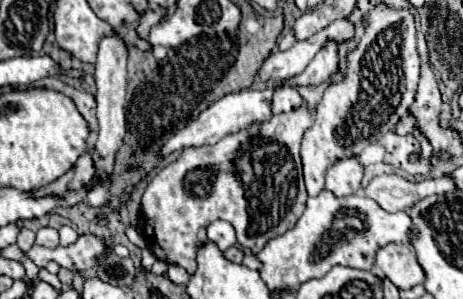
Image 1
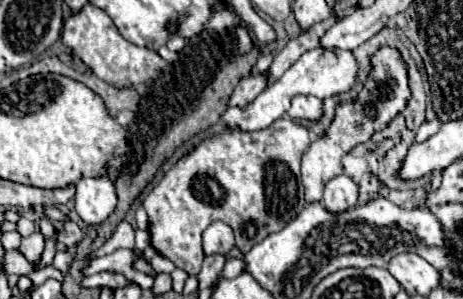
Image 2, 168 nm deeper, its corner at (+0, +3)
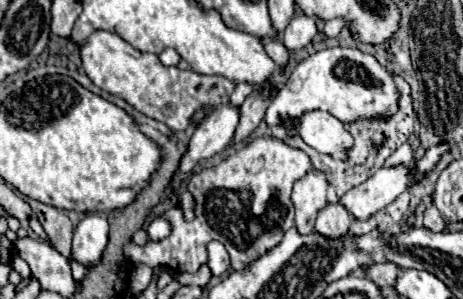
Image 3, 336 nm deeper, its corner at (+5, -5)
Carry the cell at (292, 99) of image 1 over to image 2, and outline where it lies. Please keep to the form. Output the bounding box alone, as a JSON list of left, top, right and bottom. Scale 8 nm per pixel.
[287,96,323,122]

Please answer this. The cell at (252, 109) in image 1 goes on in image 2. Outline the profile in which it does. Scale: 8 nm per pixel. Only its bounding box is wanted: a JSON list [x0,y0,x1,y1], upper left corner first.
[221,48,359,132]

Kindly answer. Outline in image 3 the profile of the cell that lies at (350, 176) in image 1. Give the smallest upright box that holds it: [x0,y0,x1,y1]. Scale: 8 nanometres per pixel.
[316,200,352,238]

